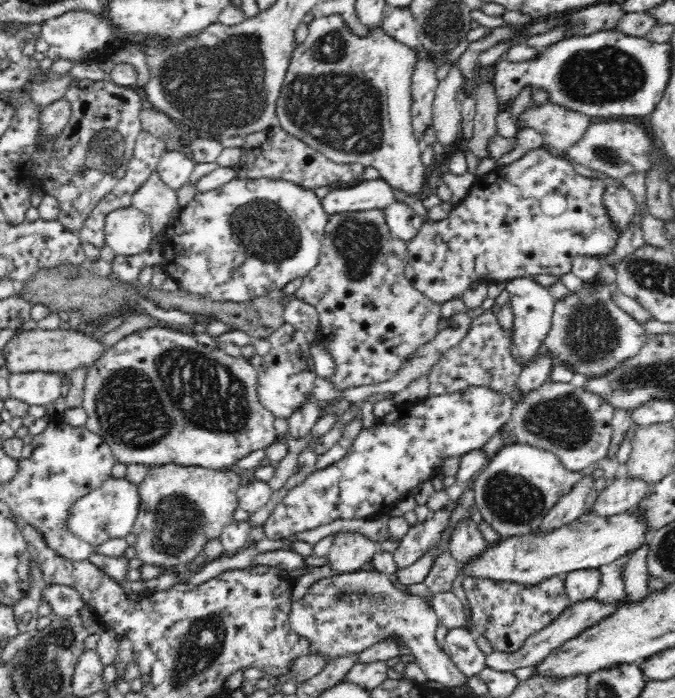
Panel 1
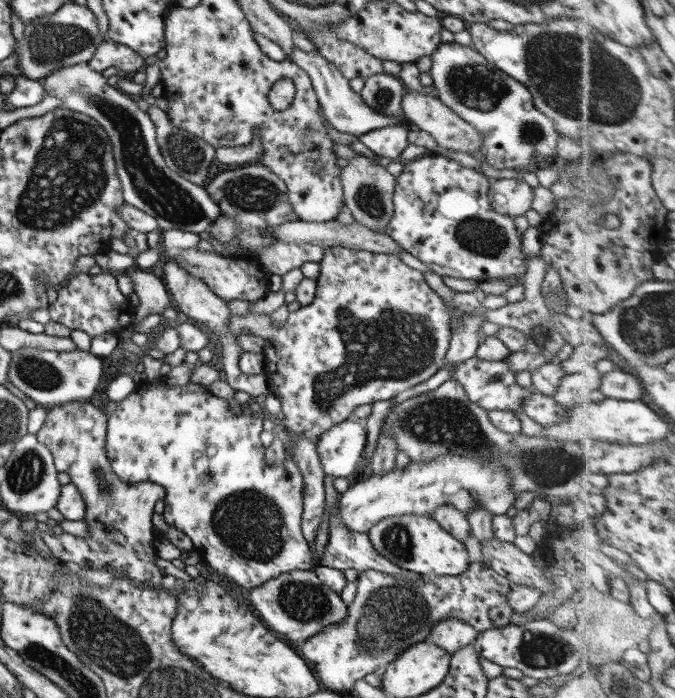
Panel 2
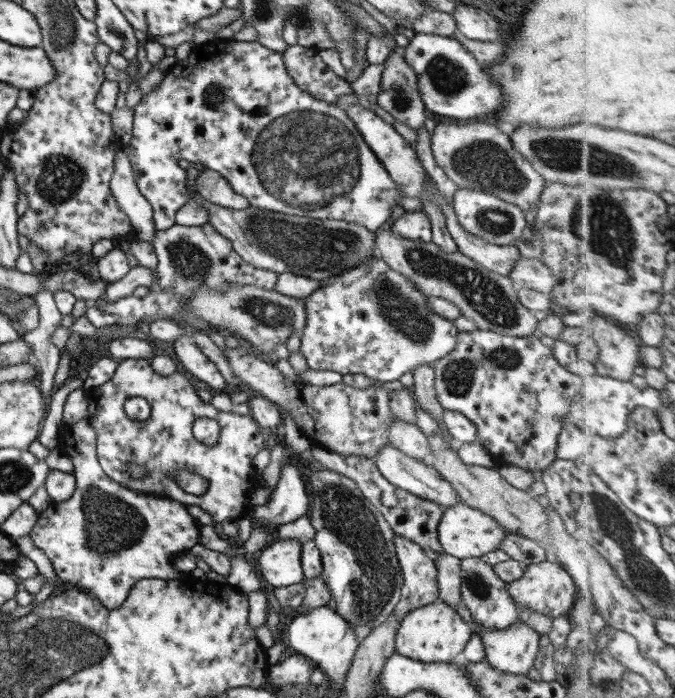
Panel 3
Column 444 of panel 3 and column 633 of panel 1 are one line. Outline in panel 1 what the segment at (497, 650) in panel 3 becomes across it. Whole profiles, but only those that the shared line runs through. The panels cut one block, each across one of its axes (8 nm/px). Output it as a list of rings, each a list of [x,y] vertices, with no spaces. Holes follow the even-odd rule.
[[[648,543],[640,546],[628,558],[621,572],[624,580],[625,592],[631,602],[642,602],[651,591],[648,584],[647,552]]]

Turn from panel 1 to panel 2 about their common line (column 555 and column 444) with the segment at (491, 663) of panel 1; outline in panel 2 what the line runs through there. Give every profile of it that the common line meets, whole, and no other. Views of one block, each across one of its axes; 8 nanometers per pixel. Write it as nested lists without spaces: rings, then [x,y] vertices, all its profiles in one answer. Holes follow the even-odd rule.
[[[458,618],[440,620],[431,627],[429,640],[452,655],[466,644],[473,644],[479,632],[470,624]]]

